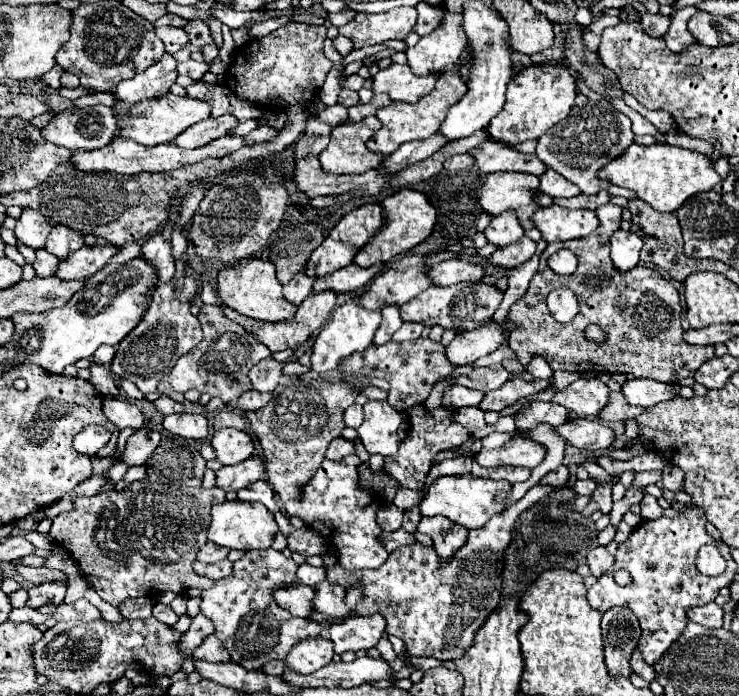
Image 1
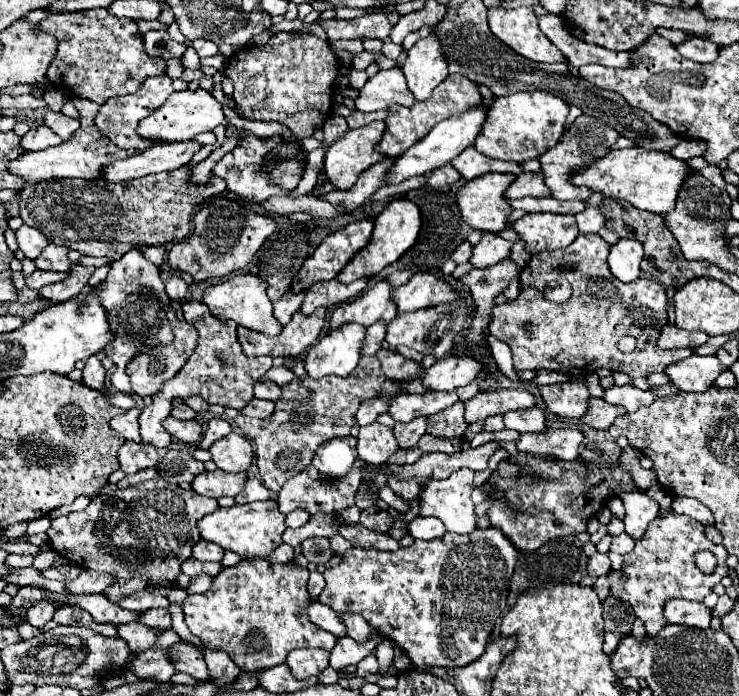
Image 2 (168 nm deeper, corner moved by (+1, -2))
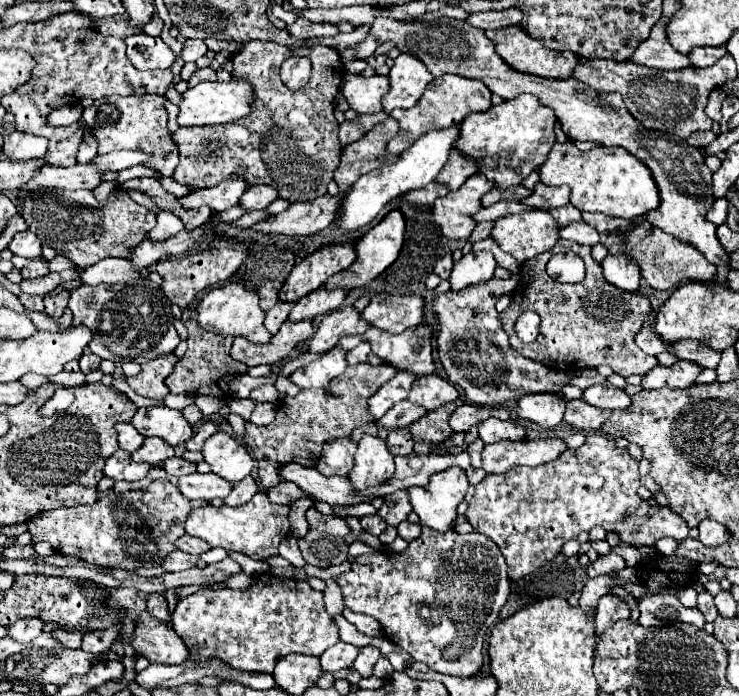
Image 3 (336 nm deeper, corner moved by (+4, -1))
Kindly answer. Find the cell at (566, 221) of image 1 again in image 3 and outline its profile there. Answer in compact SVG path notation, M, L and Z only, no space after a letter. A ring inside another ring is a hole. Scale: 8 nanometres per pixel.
M529 209L497 219L491 229L491 239L495 239L505 253L523 263L537 253L551 251L559 241L559 227L547 211Z

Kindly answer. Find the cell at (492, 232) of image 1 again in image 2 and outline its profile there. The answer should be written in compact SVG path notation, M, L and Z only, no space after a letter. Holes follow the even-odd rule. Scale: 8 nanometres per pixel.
M484 234L482 240L474 246L470 262L474 264L474 268L492 266L492 264L508 258L512 246L514 246L514 242L504 240L500 234Z

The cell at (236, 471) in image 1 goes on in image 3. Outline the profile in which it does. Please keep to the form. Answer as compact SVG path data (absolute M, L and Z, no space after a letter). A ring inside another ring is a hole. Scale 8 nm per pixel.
M193 473L193 475L185 475L179 479L177 483L179 491L187 497L187 499L223 499L231 493L231 483L217 477L215 473Z

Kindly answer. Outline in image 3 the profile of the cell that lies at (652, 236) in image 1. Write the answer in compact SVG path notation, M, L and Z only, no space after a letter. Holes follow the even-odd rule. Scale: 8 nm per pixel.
M583 213L583 221L597 229L597 233L601 235L601 243L607 247L609 255L623 253L629 259L637 261L641 277L653 289L671 289L681 285L683 281L709 281L715 275L715 267L703 257L703 253L683 241L677 241L675 237L669 237L661 229L647 223L643 217L617 219L603 213Z

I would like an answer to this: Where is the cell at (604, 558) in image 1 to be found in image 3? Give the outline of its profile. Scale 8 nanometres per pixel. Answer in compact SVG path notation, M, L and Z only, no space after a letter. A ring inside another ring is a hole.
M611 551L611 553L599 557L595 563L589 563L587 575L589 577L599 577L603 573L615 573L615 571L621 571L625 567L627 567L625 565L625 559L621 555L617 555L615 551Z

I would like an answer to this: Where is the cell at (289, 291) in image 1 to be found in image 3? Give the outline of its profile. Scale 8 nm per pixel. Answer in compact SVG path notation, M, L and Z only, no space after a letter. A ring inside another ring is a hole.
M277 303L273 309L269 309L267 313L265 313L265 327L267 327L267 331L273 335L277 329L279 329L279 325L283 325L283 321L287 319L287 315L289 315L289 311L293 309L293 305L295 303Z

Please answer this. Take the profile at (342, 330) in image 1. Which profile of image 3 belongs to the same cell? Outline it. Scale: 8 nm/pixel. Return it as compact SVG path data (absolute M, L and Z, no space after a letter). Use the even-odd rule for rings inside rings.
M335 347L327 353L323 353L317 361L297 369L289 379L299 387L299 389L317 389L317 387L327 387L331 379L339 377L347 367L345 361L345 351Z

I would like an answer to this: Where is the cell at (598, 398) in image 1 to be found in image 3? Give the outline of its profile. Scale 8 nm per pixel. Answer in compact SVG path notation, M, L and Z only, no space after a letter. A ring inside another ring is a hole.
M551 393L525 395L519 399L517 417L537 423L543 429L551 429L563 421L565 403L567 401L563 395L551 395Z

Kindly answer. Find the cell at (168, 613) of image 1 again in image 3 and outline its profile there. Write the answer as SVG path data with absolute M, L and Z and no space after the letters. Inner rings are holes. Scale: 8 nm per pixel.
M151 593L147 599L147 611L157 619L169 619L169 609L163 593Z

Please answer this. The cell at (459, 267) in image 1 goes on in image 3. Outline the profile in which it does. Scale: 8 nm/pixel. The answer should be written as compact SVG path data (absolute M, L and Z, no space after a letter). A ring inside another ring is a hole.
M417 293L403 297L371 297L369 305L361 311L361 319L371 327L397 335L407 327L415 327L423 321L423 297Z

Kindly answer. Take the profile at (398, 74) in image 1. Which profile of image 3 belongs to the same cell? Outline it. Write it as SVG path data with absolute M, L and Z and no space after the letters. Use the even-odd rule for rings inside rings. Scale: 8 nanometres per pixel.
M347 73L341 83L341 93L345 101L359 115L381 111L381 99L387 91L389 91L389 79L381 75L363 77Z

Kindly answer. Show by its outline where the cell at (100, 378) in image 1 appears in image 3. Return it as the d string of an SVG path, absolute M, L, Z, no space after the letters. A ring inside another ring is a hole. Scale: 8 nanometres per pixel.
M85 351L85 353L81 355L81 359L79 359L79 367L81 367L81 371L83 371L85 375L91 373L91 371L95 371L95 369L99 367L99 363L101 363L101 359L99 359L97 355L89 353L89 351Z

